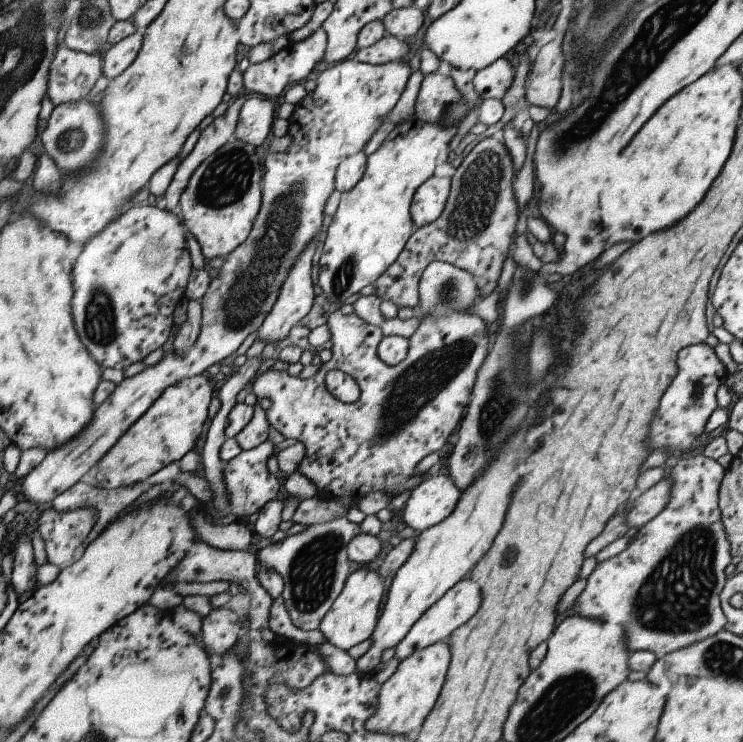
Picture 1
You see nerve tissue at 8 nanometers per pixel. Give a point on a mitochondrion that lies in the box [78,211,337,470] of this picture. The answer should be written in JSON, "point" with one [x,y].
{"point":[99,318]}

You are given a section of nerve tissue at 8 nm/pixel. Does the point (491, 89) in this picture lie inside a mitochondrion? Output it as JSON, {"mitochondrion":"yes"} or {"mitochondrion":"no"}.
{"mitochondrion":"no"}

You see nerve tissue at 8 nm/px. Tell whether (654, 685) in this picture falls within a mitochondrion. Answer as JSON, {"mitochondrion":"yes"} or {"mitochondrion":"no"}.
{"mitochondrion":"no"}

